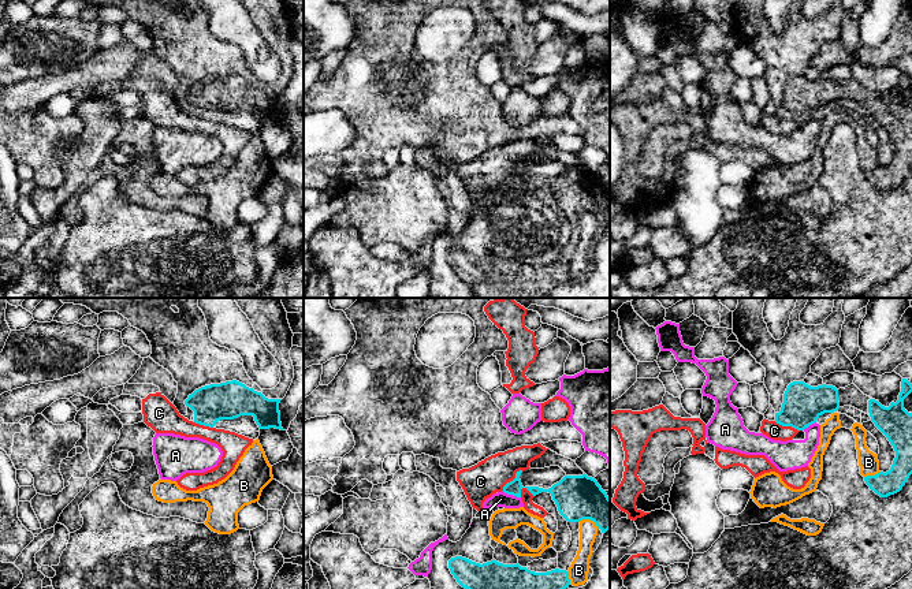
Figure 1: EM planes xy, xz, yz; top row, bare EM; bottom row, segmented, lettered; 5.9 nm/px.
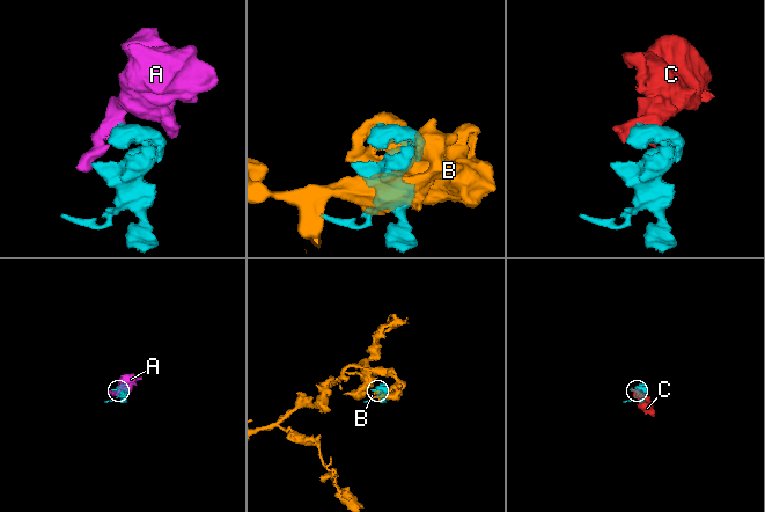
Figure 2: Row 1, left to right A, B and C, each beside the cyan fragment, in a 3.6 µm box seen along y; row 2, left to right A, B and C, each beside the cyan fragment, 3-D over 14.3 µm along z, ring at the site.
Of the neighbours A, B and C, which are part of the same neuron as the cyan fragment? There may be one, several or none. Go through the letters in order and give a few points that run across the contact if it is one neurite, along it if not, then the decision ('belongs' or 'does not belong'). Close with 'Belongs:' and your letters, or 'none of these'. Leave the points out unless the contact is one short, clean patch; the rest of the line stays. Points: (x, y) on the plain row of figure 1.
A: line xz (502, 185), (520, 192); does not belong
B: does not belong
C: line xz (521, 163), (502, 183); does not belong
Belongs: none of these

